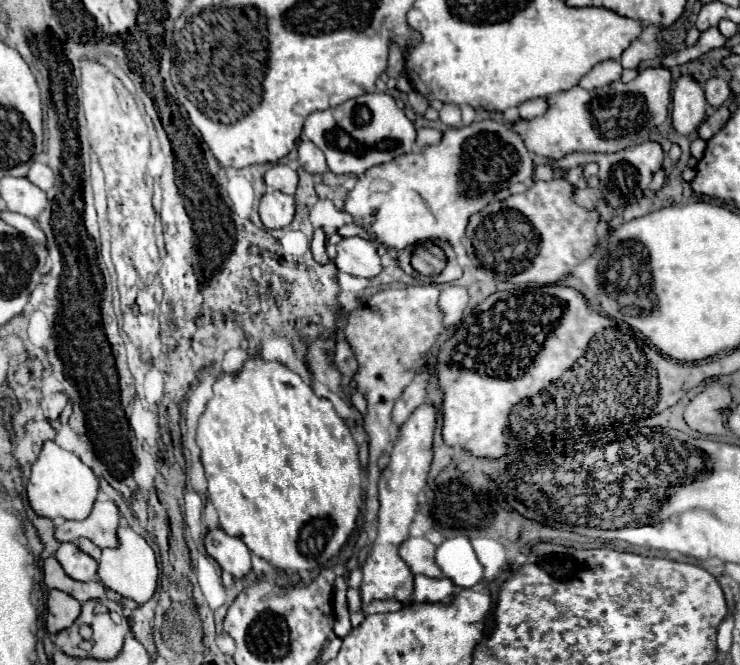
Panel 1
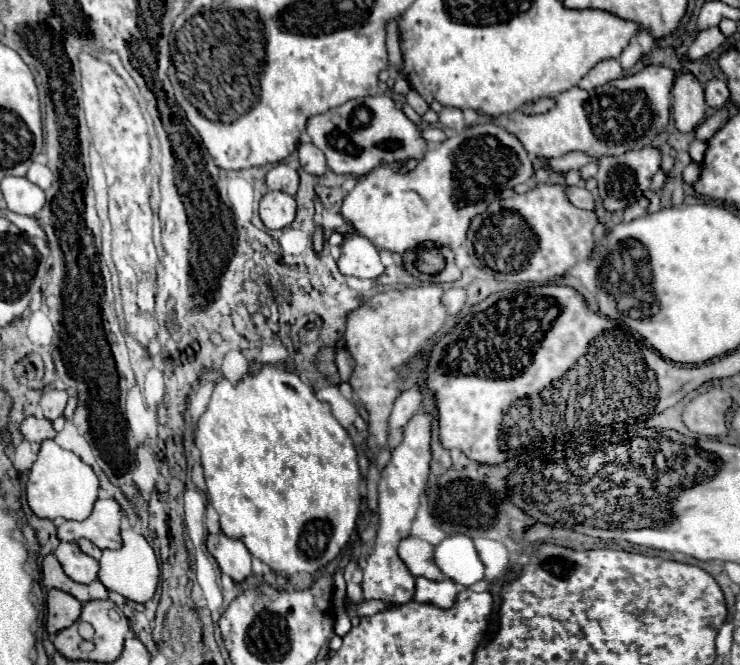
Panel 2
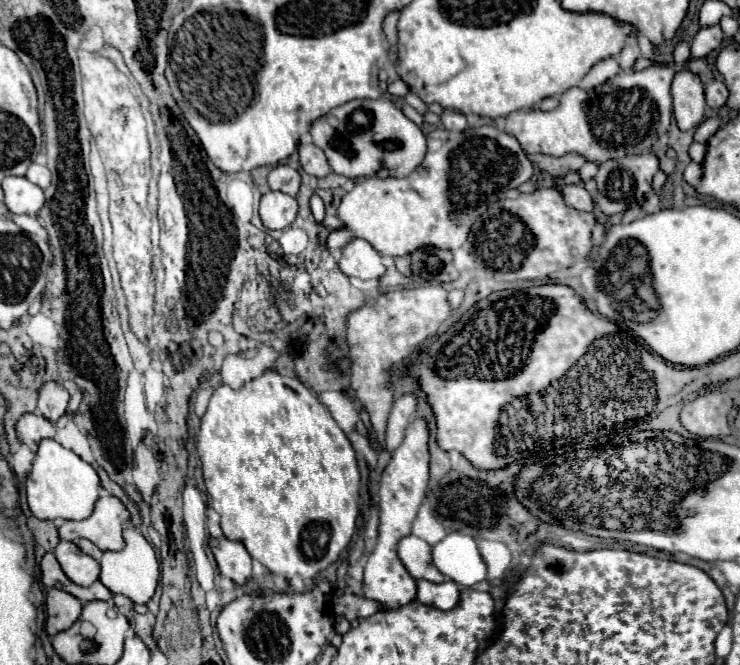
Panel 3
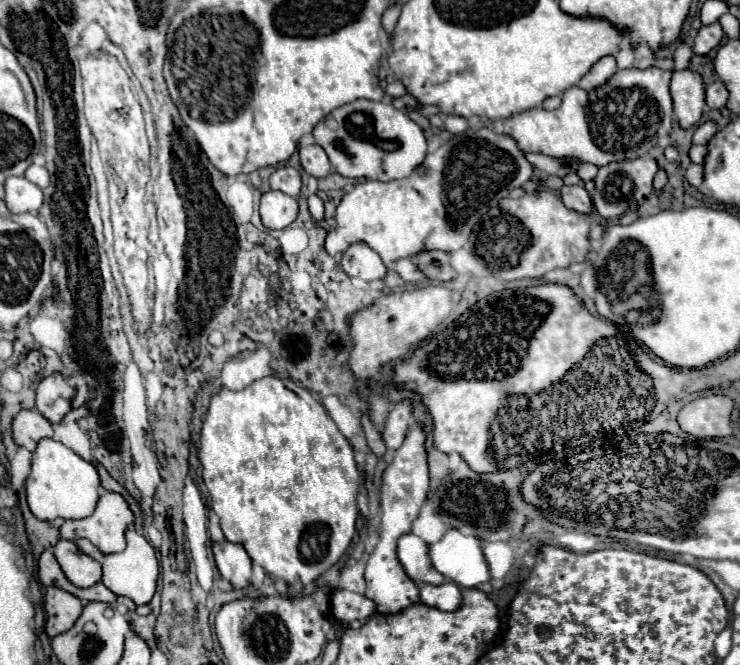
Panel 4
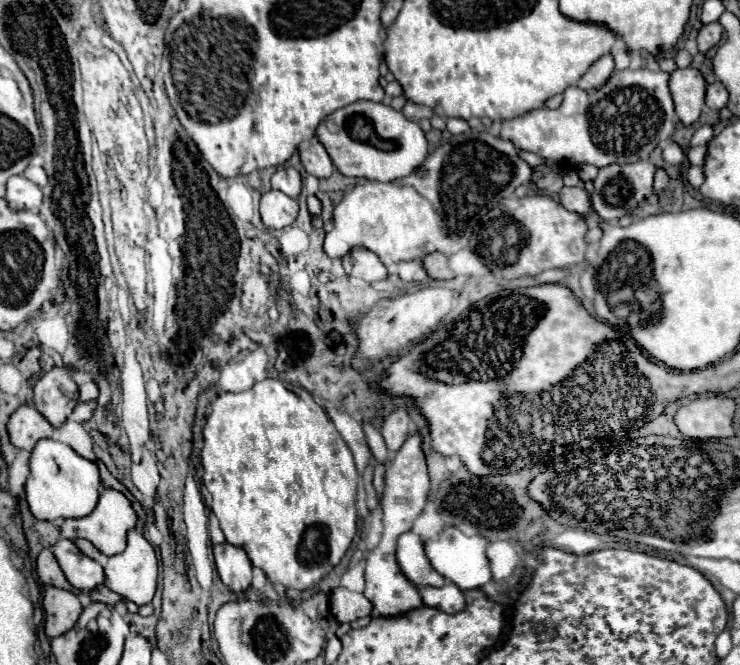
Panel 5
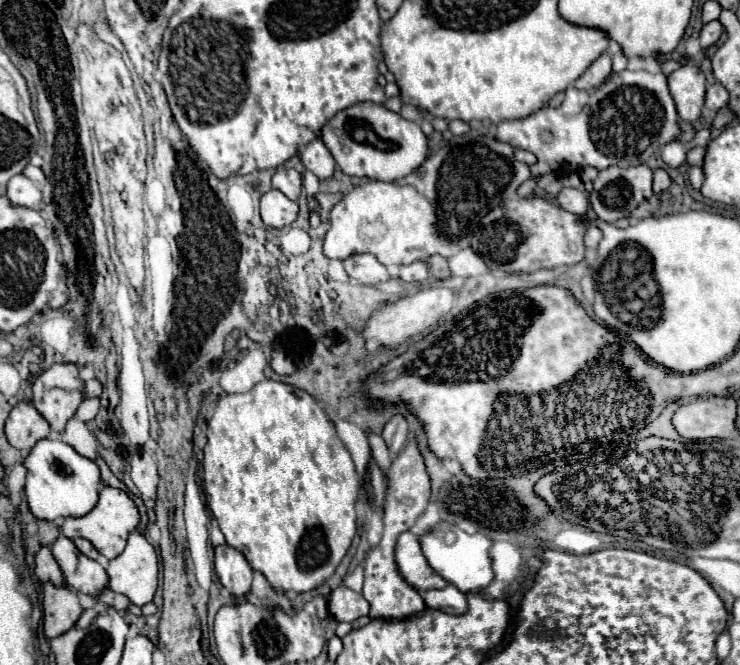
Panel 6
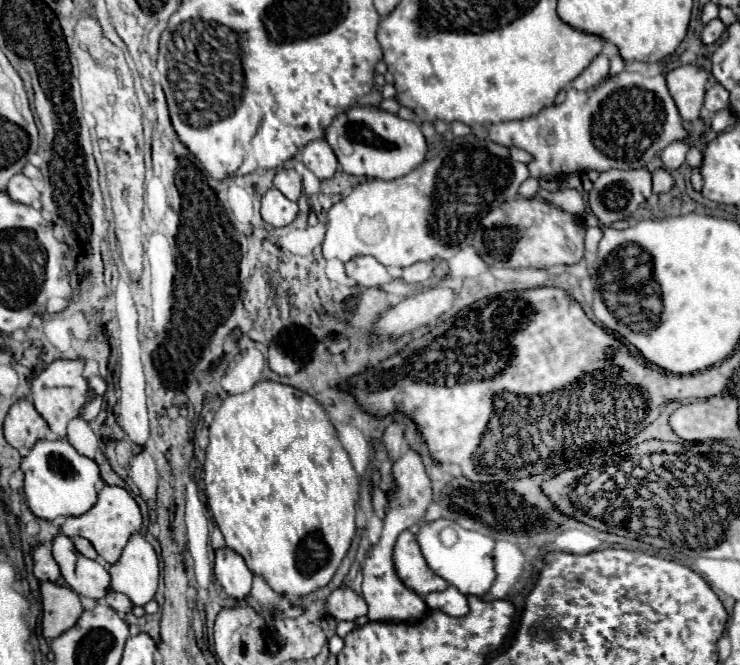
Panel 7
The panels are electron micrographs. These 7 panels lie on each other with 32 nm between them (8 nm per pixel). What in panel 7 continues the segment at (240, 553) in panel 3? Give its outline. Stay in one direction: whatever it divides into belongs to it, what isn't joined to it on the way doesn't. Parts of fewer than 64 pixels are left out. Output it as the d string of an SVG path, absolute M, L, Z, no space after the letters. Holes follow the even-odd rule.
M224 546L224 548L216 550L214 574L216 574L218 584L226 590L228 596L232 596L236 600L244 600L250 594L254 574L246 566L244 558L238 552L234 552L232 548Z

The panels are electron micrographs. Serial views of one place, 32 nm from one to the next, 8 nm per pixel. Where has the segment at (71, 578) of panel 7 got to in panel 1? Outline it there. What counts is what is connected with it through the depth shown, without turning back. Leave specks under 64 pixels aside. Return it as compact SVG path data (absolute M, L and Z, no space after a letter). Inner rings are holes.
M60 544L60 548L56 550L56 560L62 564L64 572L80 582L88 582L96 578L96 570L98 570L98 562L84 554L76 544Z

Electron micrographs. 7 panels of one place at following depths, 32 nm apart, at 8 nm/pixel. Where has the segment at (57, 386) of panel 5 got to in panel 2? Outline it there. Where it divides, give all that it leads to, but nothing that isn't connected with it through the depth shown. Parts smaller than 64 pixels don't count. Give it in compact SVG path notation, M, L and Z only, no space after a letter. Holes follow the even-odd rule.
M50 390L50 392L42 394L40 406L42 406L44 416L48 420L56 420L56 418L62 416L62 412L66 408L66 402L68 402L68 394L64 390Z

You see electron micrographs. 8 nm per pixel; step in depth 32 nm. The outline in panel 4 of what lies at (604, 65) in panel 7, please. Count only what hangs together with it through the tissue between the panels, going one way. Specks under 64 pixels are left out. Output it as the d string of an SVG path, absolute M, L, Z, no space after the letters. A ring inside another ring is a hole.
M604 56L604 58L600 58L600 60L590 68L590 72L580 80L578 86L584 88L584 90L592 90L592 88L596 88L596 86L602 86L616 70L618 70L618 66L616 66L614 56Z

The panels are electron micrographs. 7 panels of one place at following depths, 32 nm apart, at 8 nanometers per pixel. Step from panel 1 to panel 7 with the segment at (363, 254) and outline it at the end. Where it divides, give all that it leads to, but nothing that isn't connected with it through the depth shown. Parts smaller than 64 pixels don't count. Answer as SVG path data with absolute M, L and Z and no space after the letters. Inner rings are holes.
M356 256L348 260L344 266L346 266L346 274L354 278L358 286L364 288L378 288L392 280L386 266L382 266L374 256Z

